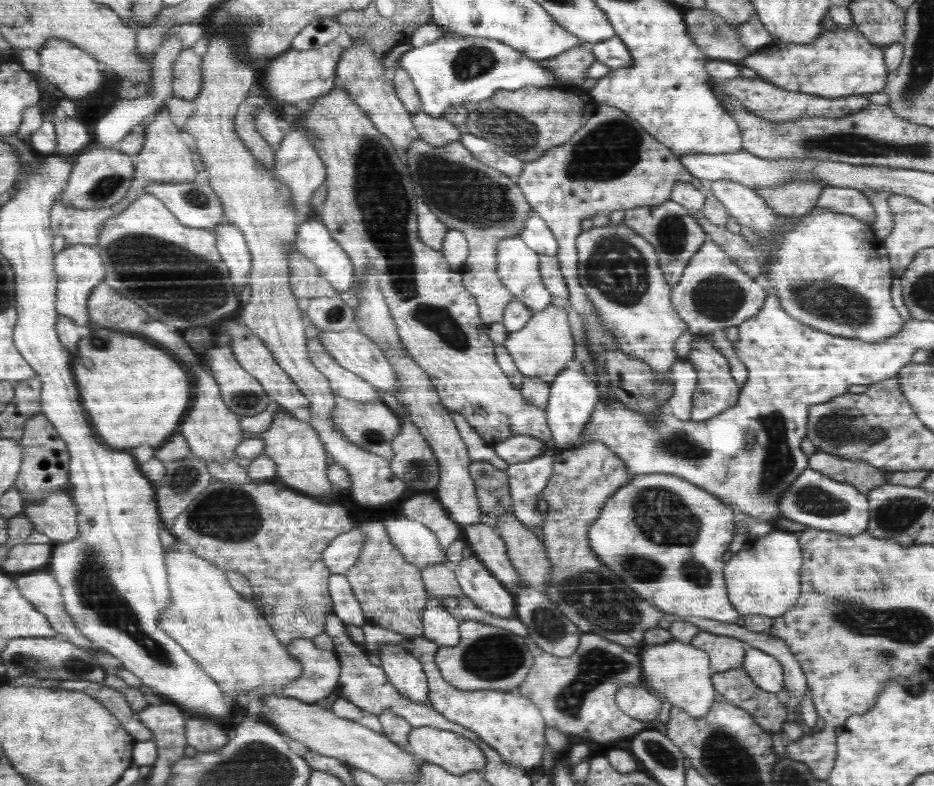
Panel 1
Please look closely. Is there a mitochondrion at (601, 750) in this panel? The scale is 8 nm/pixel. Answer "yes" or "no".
no

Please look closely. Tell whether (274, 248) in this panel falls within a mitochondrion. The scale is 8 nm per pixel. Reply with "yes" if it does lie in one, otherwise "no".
no

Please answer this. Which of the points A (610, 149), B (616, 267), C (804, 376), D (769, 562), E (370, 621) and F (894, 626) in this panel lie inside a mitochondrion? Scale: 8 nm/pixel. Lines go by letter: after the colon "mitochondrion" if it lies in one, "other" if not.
A: mitochondrion
B: mitochondrion
C: other
D: other
E: other
F: mitochondrion

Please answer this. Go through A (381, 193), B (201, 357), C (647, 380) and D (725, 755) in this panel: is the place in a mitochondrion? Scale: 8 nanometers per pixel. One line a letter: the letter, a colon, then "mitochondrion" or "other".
A: mitochondrion
B: other
C: other
D: mitochondrion

